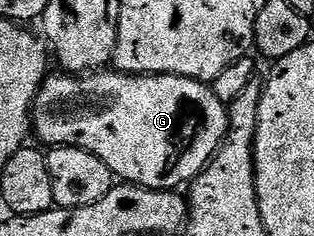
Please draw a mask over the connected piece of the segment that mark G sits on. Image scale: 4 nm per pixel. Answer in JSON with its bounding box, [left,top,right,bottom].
[31,69,229,191]

